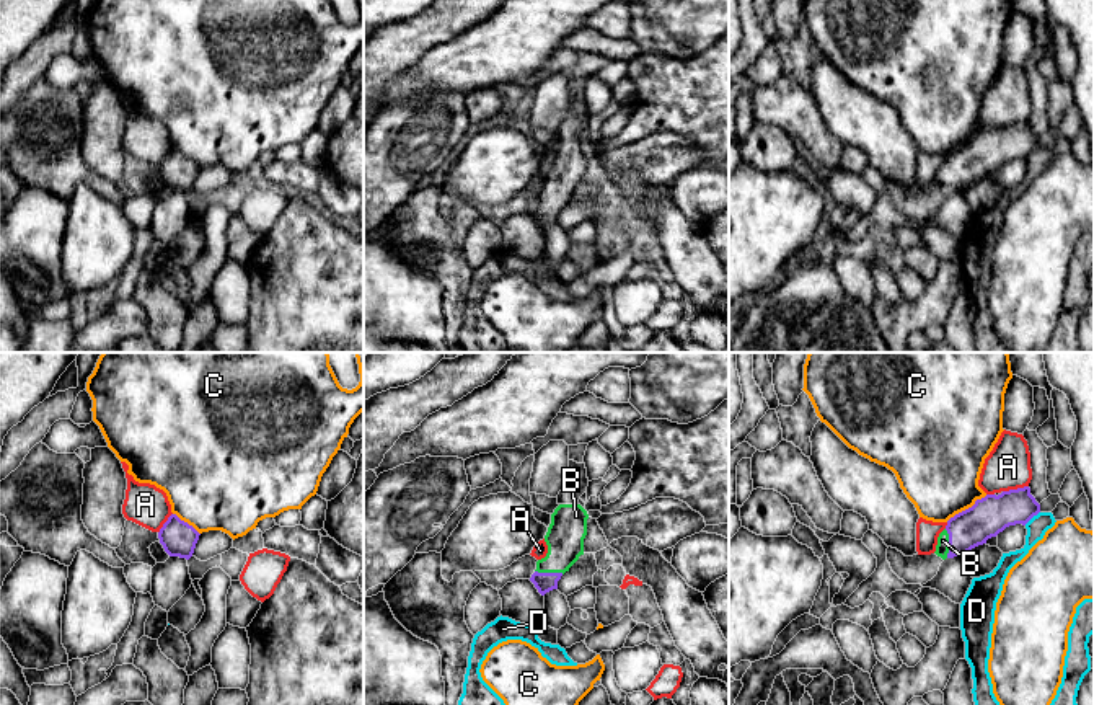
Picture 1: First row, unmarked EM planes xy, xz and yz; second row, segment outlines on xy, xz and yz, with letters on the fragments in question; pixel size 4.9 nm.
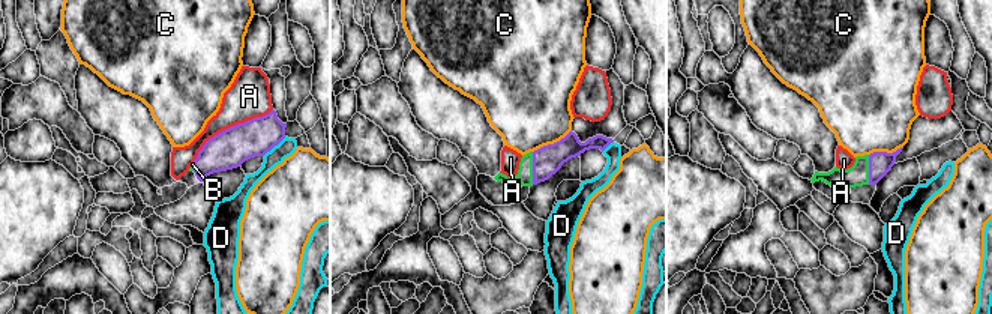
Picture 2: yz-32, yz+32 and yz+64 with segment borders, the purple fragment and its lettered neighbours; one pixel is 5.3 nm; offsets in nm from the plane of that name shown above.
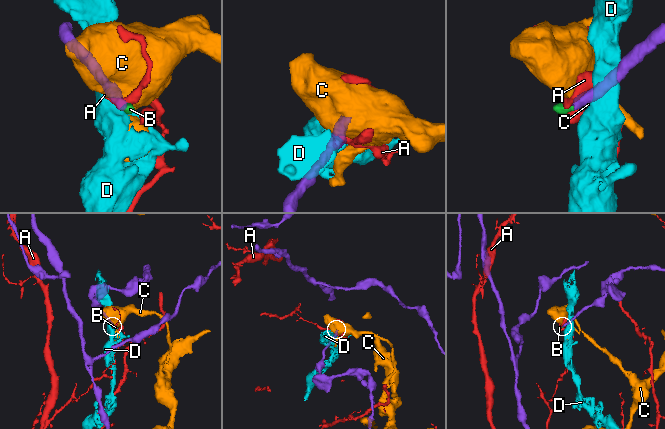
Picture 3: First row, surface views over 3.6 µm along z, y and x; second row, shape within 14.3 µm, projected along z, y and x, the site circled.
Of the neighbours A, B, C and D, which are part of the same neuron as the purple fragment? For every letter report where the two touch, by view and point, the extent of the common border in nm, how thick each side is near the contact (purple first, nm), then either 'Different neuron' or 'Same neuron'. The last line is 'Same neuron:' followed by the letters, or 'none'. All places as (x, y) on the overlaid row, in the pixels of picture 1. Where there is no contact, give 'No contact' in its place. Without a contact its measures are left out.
A: Touches purple at yz (1014, 490). Shared border 130 nm. Thickness 190 nm (purple) against 220 nm. Different neuron
B: Touches purple at yz (949, 544). Shared border 140 nm. Thickness 190 nm (purple) against 60 nm. Same neuron
C: Touches purple at yz (966, 509). Shared border 240 nm. Thickness 190 nm (purple) against 420 nm. Different neuron
D: Touches purple at yz (1031, 518). Shared border 100 nm. Thickness 190 nm (purple) against 100 nm. Different neuron
Same neuron: B

